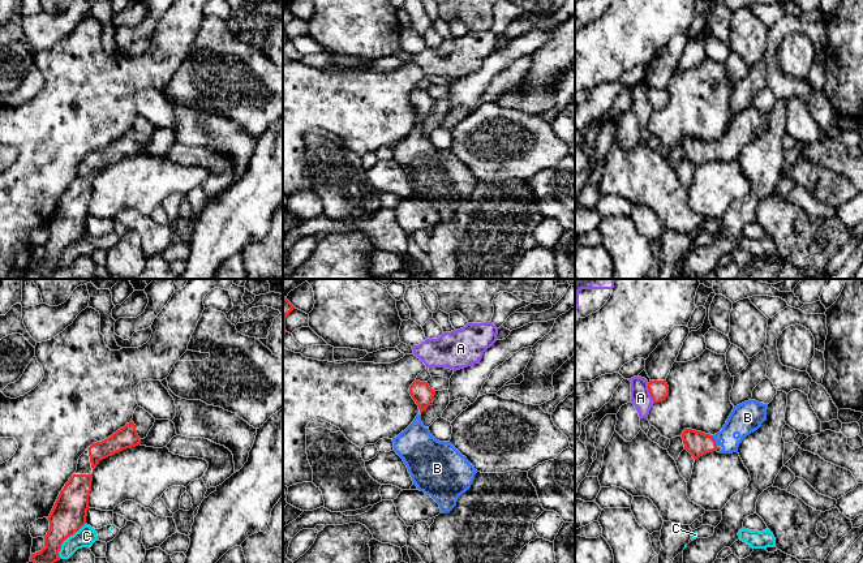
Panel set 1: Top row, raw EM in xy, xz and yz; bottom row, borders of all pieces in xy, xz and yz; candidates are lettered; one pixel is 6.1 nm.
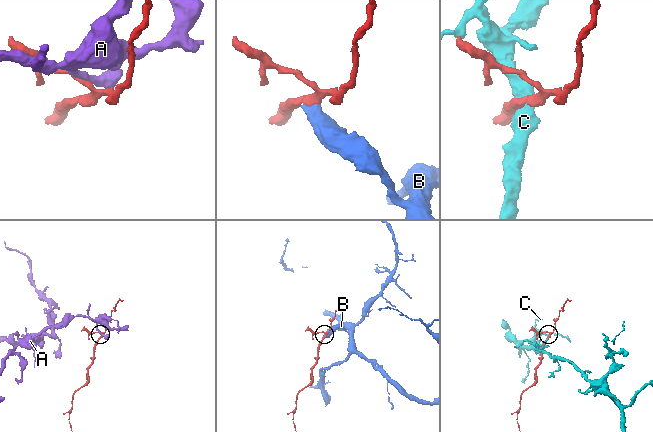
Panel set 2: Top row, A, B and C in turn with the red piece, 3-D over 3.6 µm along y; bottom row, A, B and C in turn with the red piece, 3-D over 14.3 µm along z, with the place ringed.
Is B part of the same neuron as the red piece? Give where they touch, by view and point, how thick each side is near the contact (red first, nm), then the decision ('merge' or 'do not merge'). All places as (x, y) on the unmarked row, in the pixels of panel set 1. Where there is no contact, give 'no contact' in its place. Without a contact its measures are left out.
yz (715, 149) | 150/190 nm | merge

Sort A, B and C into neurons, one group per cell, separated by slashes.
A / B / C

